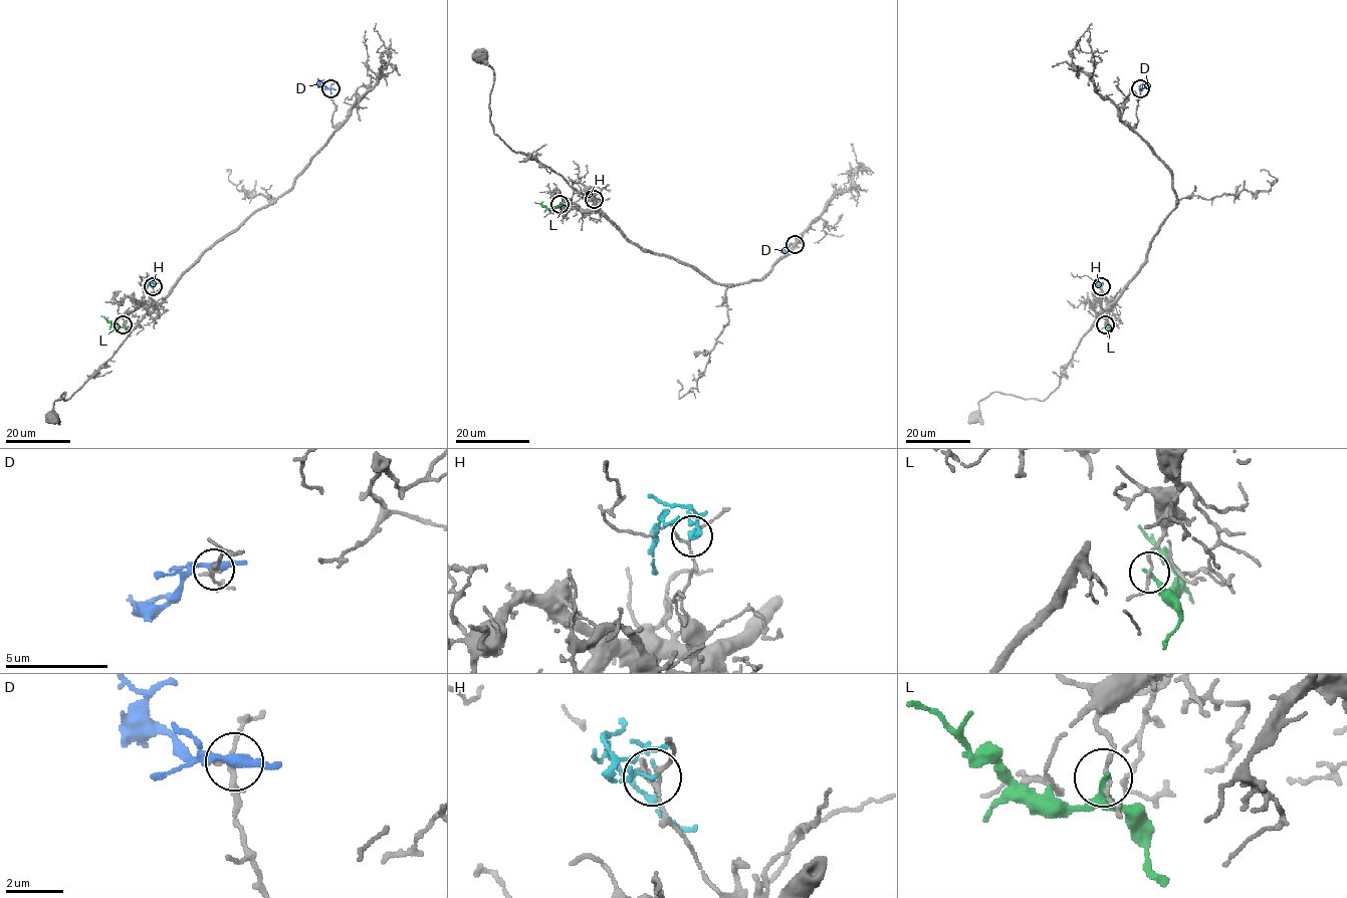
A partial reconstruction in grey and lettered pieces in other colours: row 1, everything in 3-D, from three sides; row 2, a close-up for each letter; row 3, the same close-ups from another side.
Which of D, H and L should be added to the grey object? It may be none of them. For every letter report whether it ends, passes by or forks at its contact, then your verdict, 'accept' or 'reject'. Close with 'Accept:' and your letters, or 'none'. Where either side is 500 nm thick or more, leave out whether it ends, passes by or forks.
D: it passes by; reject
H: it passes by; reject
L: it passes by; reject
Accept: none

